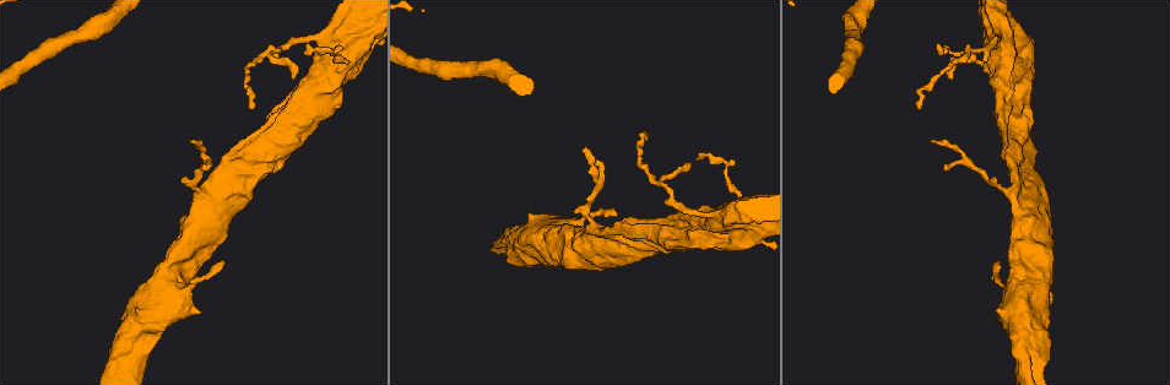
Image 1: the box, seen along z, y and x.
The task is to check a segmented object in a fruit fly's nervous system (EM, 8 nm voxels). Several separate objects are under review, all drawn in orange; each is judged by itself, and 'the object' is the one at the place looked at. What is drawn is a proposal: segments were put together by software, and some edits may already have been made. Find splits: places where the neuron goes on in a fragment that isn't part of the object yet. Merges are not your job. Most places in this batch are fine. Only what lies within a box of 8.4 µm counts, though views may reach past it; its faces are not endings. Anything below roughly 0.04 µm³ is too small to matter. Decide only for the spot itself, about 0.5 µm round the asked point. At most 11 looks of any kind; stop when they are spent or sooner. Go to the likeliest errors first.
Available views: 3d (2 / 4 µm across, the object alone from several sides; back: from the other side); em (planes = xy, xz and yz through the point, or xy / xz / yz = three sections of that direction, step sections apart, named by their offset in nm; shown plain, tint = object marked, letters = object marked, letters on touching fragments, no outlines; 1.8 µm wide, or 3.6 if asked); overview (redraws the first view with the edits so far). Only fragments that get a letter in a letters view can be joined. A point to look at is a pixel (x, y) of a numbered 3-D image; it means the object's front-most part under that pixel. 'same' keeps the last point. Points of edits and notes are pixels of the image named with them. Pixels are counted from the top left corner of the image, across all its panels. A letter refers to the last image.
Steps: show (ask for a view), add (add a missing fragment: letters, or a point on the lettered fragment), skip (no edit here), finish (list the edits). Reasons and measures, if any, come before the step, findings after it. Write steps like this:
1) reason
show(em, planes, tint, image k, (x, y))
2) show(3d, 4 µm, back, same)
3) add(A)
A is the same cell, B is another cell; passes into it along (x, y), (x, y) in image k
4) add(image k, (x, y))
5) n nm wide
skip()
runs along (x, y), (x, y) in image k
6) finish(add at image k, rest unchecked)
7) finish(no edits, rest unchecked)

stops while still wide
show(3d, 4 µm, image 1, (198, 314))

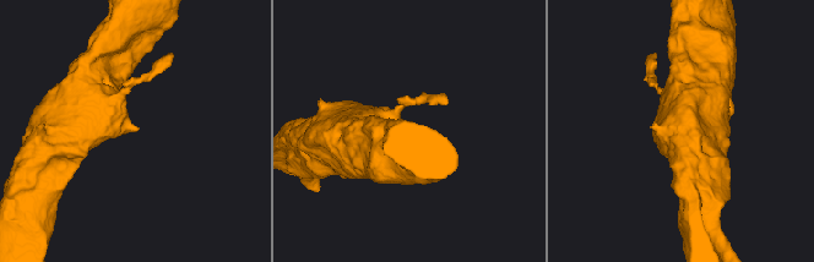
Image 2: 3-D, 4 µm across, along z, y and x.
show(em, planes, plain, image 2, (135, 130))

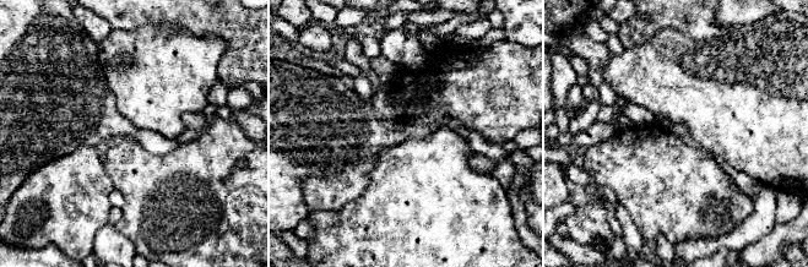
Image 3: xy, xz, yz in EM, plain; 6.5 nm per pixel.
show(em, planes, letters, same)

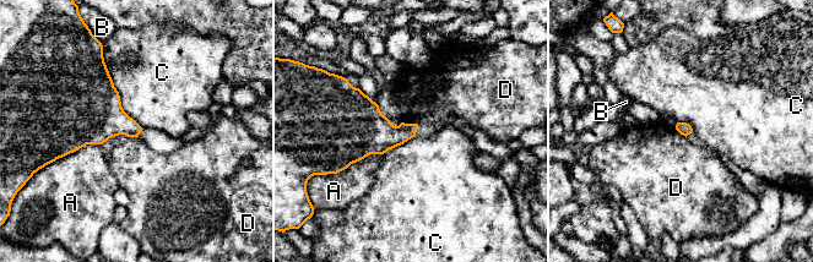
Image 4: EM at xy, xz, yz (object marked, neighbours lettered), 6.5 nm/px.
C touches over 550 nm
skip()
A, B, C and D are other cells; border along (402, 121), (417, 124) in image 4; none of them fits

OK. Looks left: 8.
show(em, xz, step 4, letters, image 1, (598, 162))

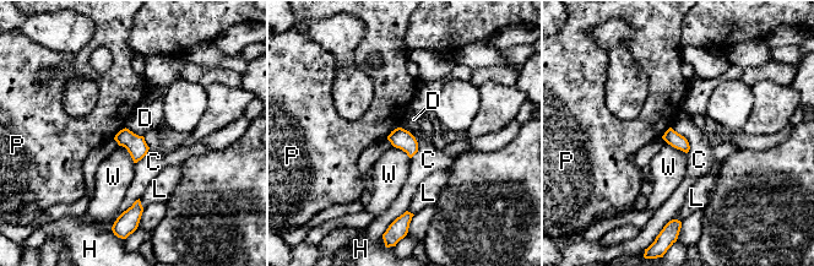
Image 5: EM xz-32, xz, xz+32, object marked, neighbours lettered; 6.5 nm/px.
show(em, planes, letters, same)

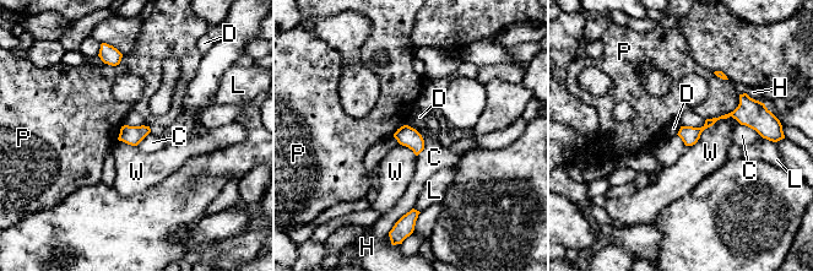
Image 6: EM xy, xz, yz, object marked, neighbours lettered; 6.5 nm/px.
skip()
C, D, H, L, P and W are other cells; border along (407, 124), (423, 140), (417, 156) in image 6; no lettered fragment goes on from it

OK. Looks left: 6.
thick end
show(em, planes, tint, image 1, (245, 137))

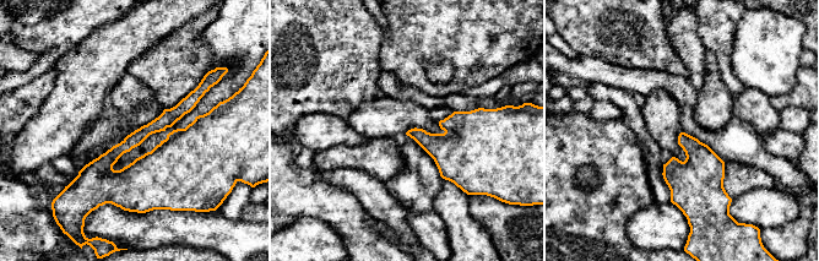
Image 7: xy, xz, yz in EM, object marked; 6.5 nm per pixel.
see the neighbours
show(em, planes, letters, same)

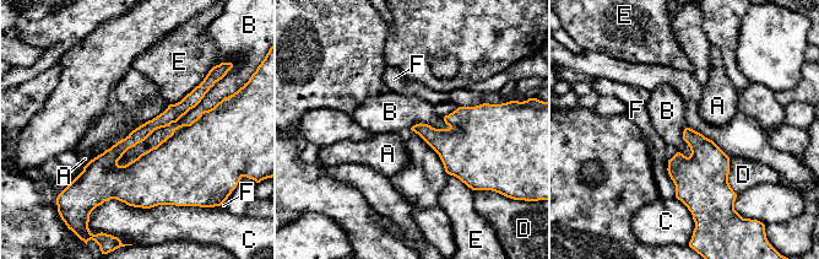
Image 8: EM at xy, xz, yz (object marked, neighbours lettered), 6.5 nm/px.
B touches over 800 nm
skip()
A, B, C, D, E and F are other cells; runs along (211, 122), (155, 176), (82, 176) in image 8; no lettered fragment goes on from it

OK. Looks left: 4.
abrupt turn
show(em, xz, step 8, tint, image 1, (1002, 49))

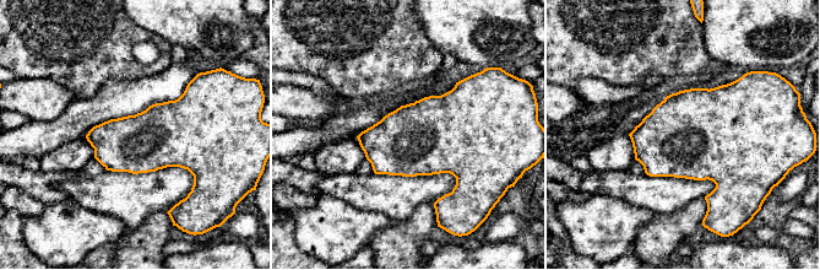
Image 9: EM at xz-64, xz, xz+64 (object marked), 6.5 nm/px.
show(em, xz, step 8, letters, same)

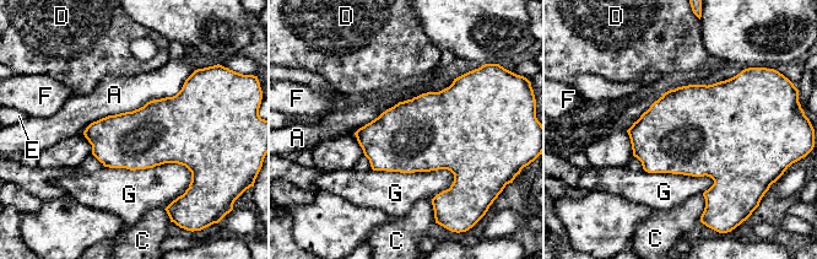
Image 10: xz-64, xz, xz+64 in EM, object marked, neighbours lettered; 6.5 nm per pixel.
skip()
A, C, D, E, F and G are other cells; border along (194, 71), (174, 95), (82, 131) in image 10; no lettered fragment goes on from it

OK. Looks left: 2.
finish(no edits, rest unchecked)

